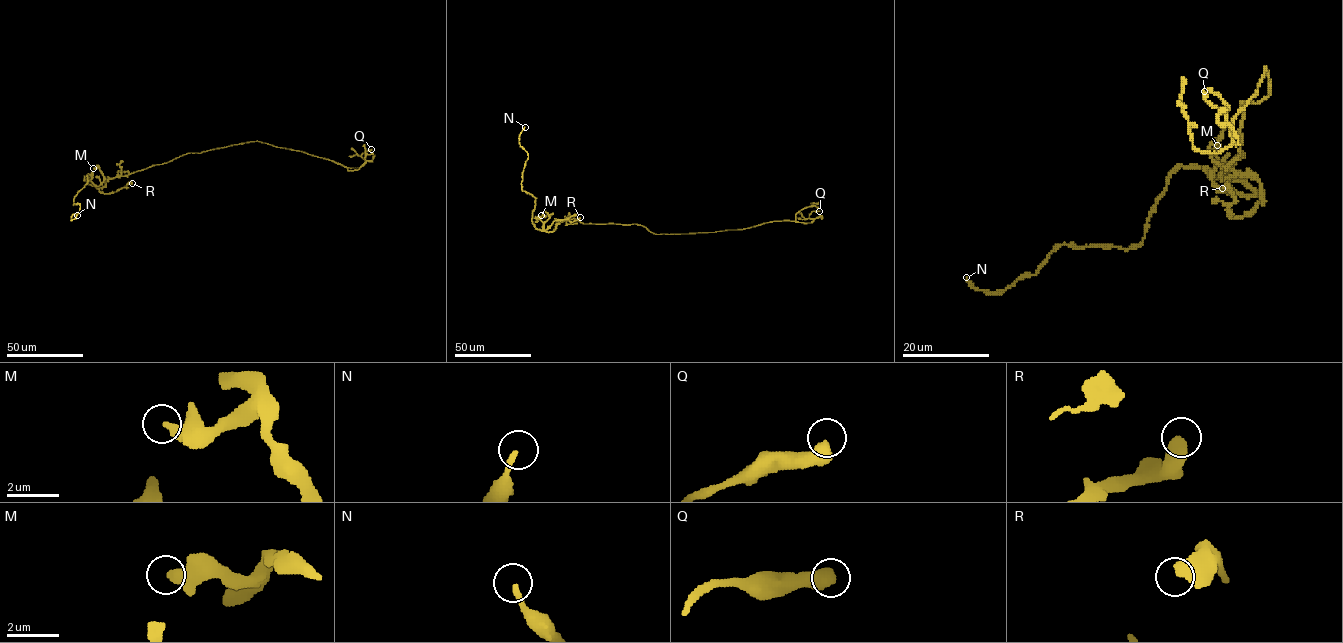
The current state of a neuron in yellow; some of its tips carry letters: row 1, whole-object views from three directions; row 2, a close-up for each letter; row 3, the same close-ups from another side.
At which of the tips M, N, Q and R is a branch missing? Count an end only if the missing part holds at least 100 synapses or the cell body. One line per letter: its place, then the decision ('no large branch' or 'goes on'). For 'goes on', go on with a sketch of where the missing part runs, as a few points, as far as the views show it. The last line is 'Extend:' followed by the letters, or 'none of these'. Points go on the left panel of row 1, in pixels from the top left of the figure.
M: place (93, 168); no large branch
N: place (77, 215); no large branch
Q: place (371, 149); no large branch
R: place (132, 183); no large branch
Extend: none of these

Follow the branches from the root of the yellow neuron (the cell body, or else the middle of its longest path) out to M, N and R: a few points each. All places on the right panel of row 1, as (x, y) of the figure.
M: (1243, 123), (1241, 153), (1228, 166), (1253, 176), (1263, 199), (1229, 195), (1213, 185), (1217, 145)
N: (1243, 123), (1228, 166), (1263, 199), (1179, 167), (1140, 244), (1062, 244), (995, 293), (966, 277)
R: (1243, 123), (1241, 153), (1228, 166), (1253, 176), (1263, 199), (1232, 218), (1235, 198), (1229, 186), (1222, 188)

